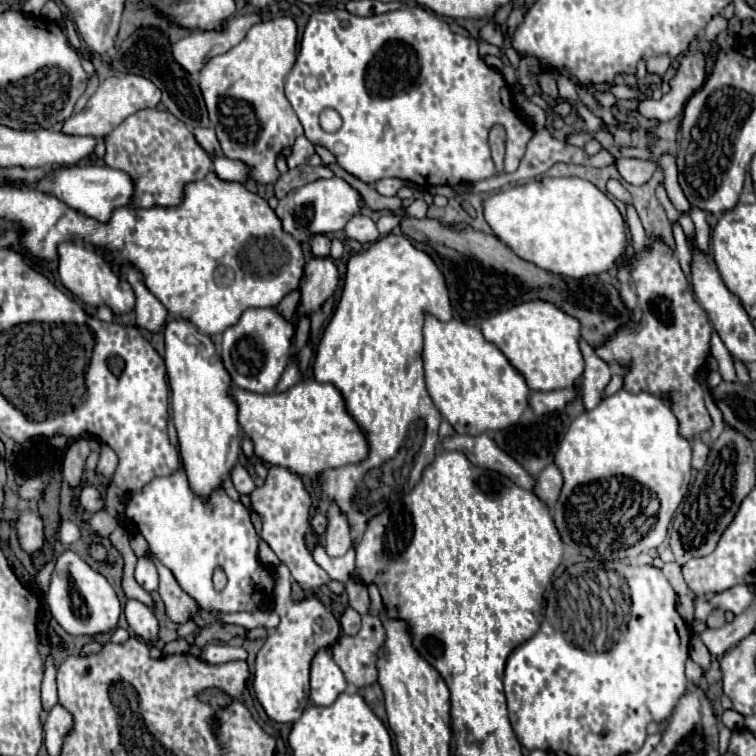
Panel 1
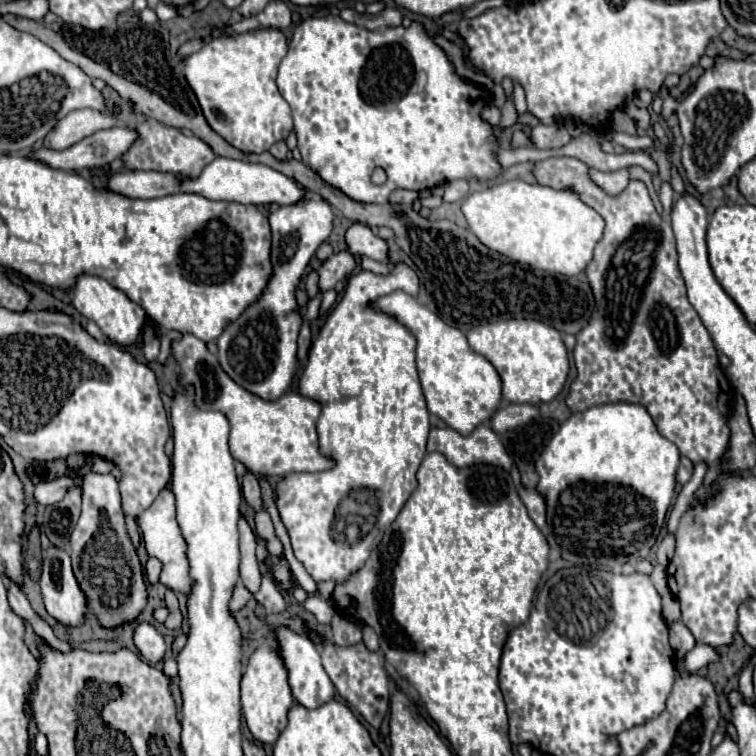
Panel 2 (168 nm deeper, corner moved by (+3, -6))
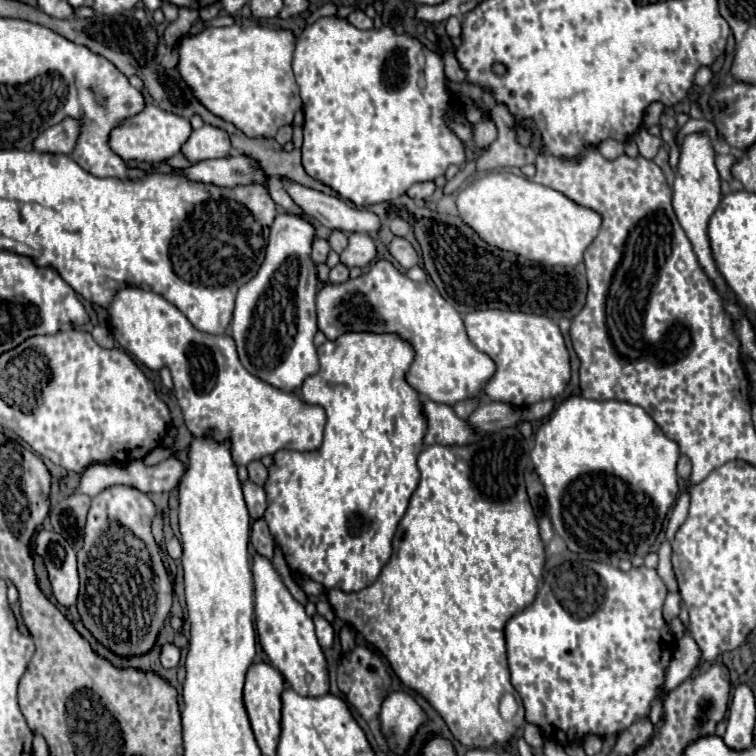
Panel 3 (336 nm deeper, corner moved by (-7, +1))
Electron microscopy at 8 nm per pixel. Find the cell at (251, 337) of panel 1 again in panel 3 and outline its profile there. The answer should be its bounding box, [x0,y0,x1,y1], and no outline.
[232,214,320,392]

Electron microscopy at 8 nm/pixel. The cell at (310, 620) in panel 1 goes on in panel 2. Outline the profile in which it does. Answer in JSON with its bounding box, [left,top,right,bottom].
[242,637,294,743]

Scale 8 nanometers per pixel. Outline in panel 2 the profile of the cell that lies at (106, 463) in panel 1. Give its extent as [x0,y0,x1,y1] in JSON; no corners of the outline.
[70,473,146,627]

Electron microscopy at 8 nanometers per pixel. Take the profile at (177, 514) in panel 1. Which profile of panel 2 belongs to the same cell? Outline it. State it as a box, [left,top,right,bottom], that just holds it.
[136,489,192,597]

